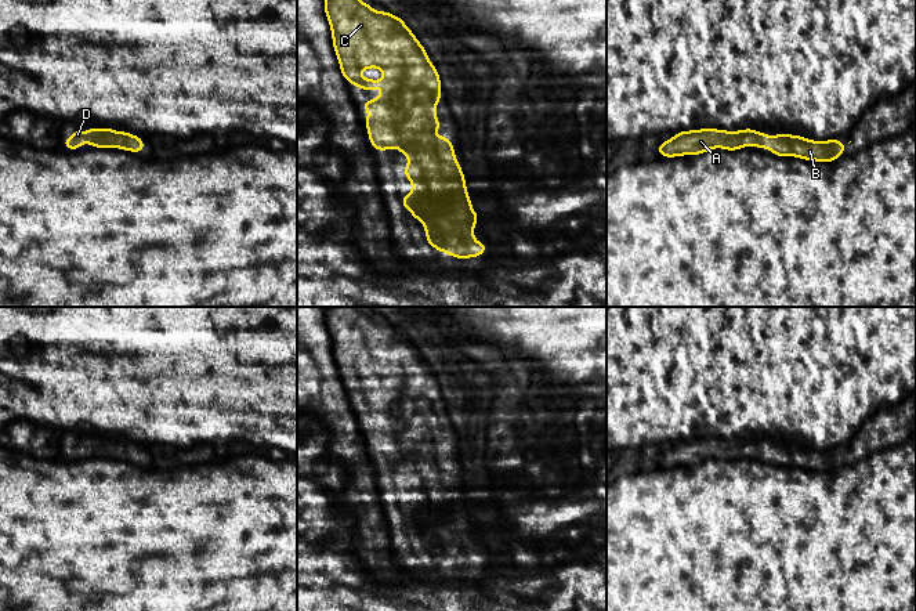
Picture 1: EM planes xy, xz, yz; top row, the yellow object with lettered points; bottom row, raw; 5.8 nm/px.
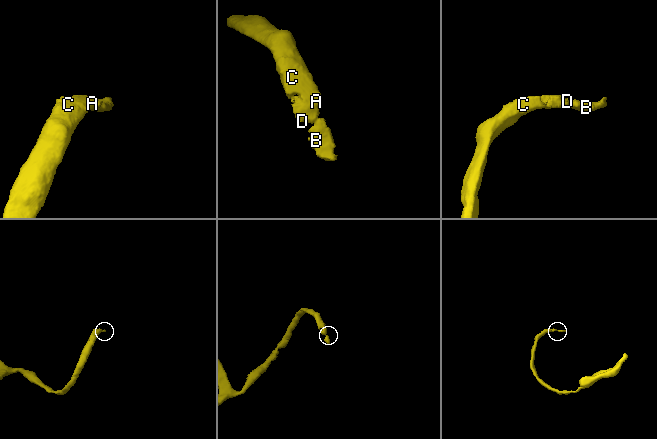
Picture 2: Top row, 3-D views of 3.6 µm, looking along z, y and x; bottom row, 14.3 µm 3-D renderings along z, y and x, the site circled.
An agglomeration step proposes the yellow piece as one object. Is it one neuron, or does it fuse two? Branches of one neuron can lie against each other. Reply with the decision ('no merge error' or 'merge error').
no merge error

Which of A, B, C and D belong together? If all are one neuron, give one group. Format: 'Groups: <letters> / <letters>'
Groups: A B C D

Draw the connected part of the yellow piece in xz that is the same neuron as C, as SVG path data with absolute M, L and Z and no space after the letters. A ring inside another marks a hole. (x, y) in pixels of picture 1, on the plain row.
M325 307L325 322L341 386L350 395L356 393L359 401L380 400L383 395L388 398L387 404L379 402L377 409L363 412L362 417L370 423L365 435L373 459L397 456L410 469L403 482L413 499L402 507L401 514L423 532L427 554L457 568L481 565L488 556L474 549L474 534L479 527L471 517L453 453L448 446L432 446L439 440L434 417L439 413L442 398L438 380L430 372L427 361L401 328L385 321L377 322L356 307ZM366 377L380 377L385 386L379 391L362 388L361 382Z

